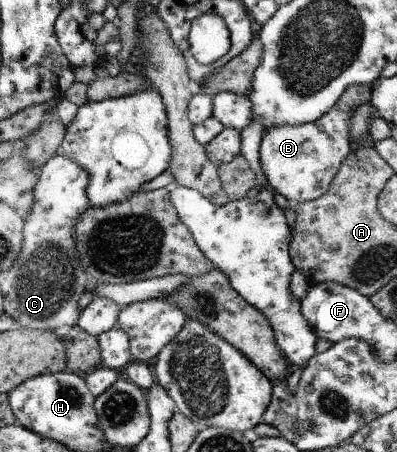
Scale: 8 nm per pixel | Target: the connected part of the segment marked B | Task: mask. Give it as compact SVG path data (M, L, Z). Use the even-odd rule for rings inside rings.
M333 108L313 123L294 126L277 125L264 130L260 150L260 163L263 173L273 189L283 195L292 205L319 199L331 188L333 180L340 172L343 161L353 152L350 148L352 142L352 114L351 111L347 113L341 112L338 108Z

